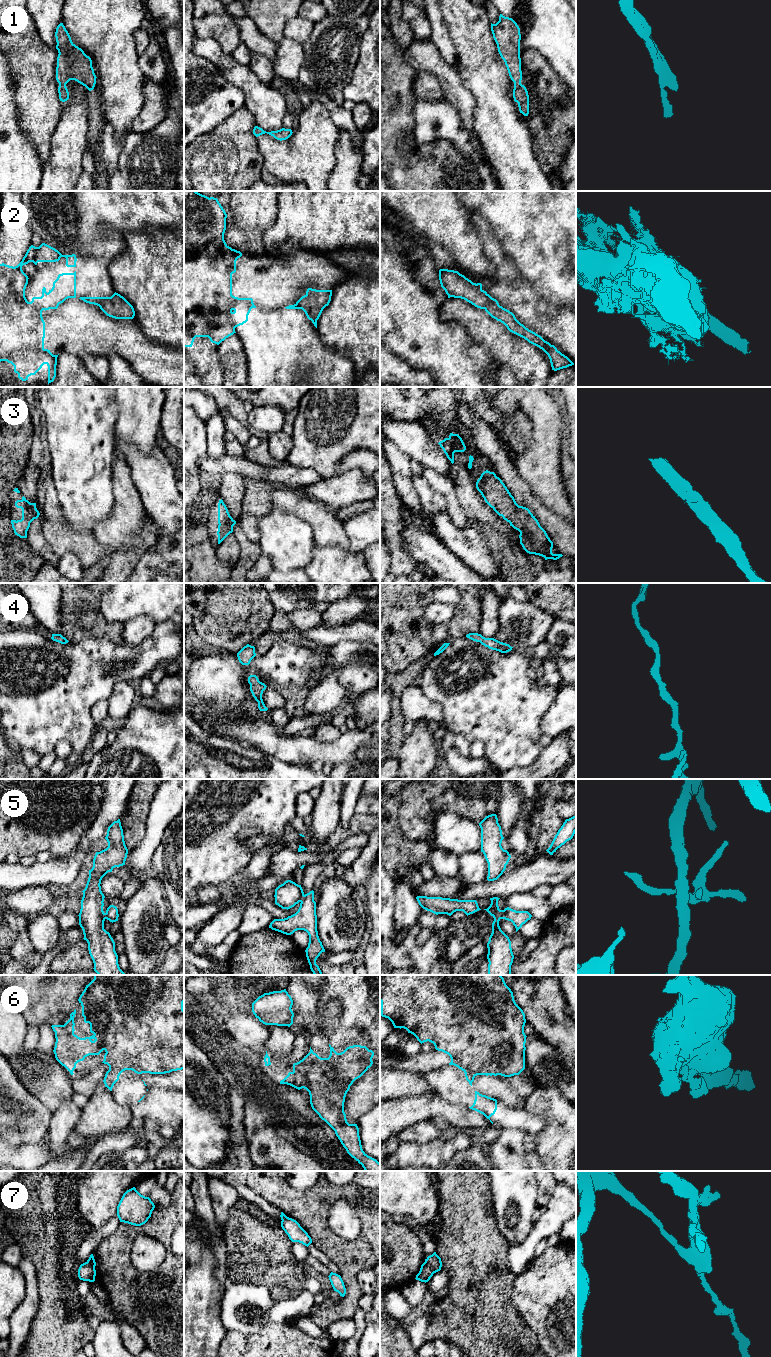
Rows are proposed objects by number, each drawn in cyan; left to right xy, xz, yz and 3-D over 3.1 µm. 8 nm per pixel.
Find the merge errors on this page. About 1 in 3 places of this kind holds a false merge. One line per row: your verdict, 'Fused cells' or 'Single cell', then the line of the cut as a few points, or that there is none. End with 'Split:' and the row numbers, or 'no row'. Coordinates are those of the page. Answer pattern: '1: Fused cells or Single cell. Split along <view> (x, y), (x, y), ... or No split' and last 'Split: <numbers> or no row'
1: Single cell. No split
2: Fused cells. Split along xz (305, 295), (308, 314), (316, 321)
3: Single cell. No split
4: Single cell. No split
5: Fused cells. Split along yz (500, 910), (499, 918)
6: Fused cells. Split along xz (320, 1057), (307, 1061), (302, 1059)
7: Fused cells. Split along yz (425, 1260), (434, 1272)
Split: 2, 5, 6, 7

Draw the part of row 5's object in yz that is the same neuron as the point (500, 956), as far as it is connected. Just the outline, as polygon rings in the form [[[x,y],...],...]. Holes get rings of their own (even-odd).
[[[490,898],[491,904],[486,911],[494,918],[492,923],[492,933],[487,943],[488,948],[488,975],[511,975],[511,965],[514,955],[509,937],[499,926],[500,909],[498,900],[500,898]]]

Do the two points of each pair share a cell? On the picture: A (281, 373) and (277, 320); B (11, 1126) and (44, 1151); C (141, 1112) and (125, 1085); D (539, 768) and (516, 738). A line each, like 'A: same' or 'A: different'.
A: same
B: different
C: different
D: different

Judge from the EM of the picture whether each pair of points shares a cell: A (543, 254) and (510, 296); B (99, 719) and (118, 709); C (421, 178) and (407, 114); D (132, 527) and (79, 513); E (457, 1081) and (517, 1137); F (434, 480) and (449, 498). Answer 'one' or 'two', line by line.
A: two
B: two
C: one
D: two
E: two
F: one

